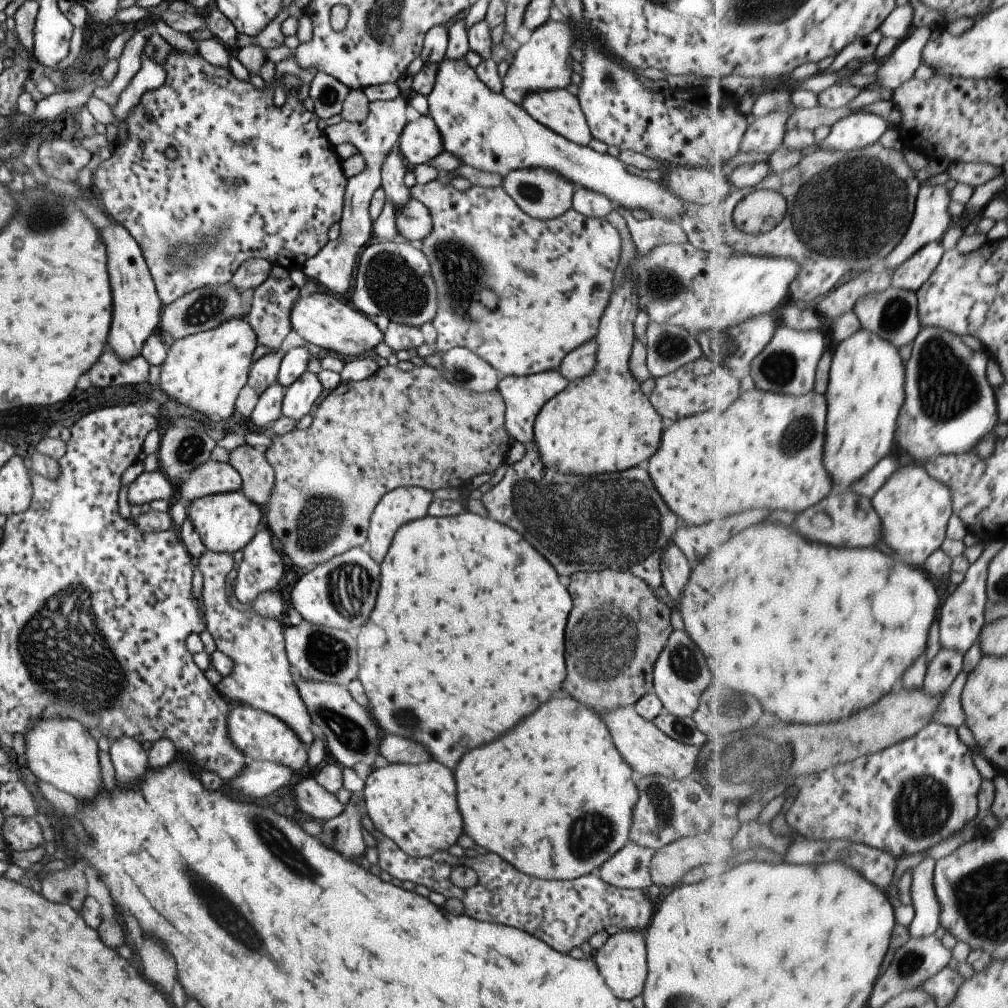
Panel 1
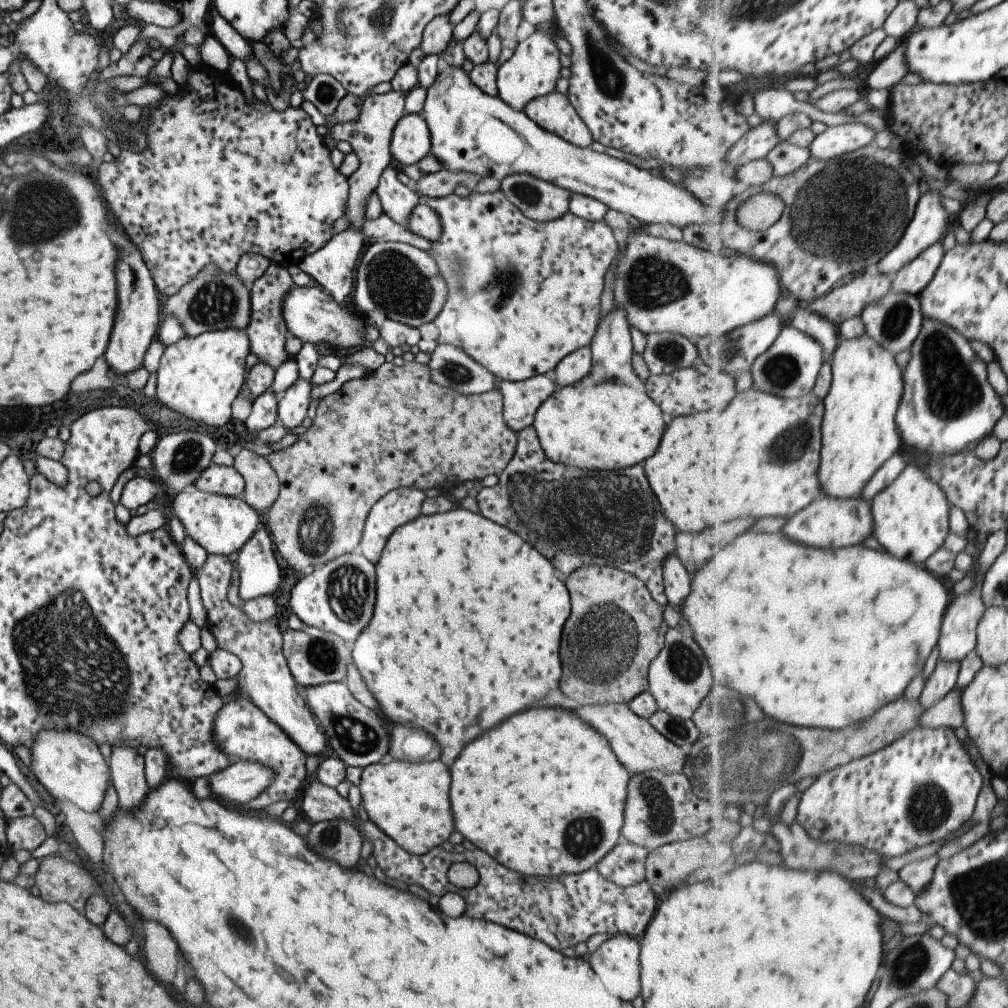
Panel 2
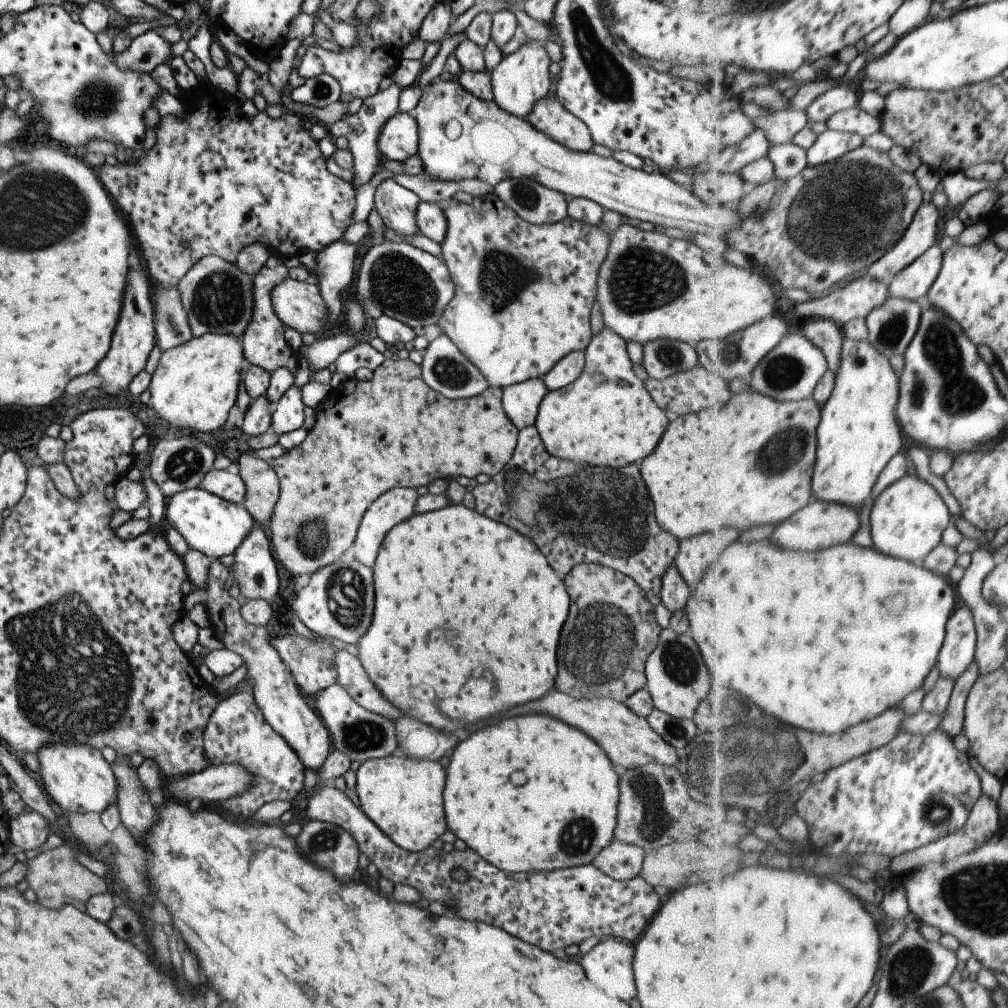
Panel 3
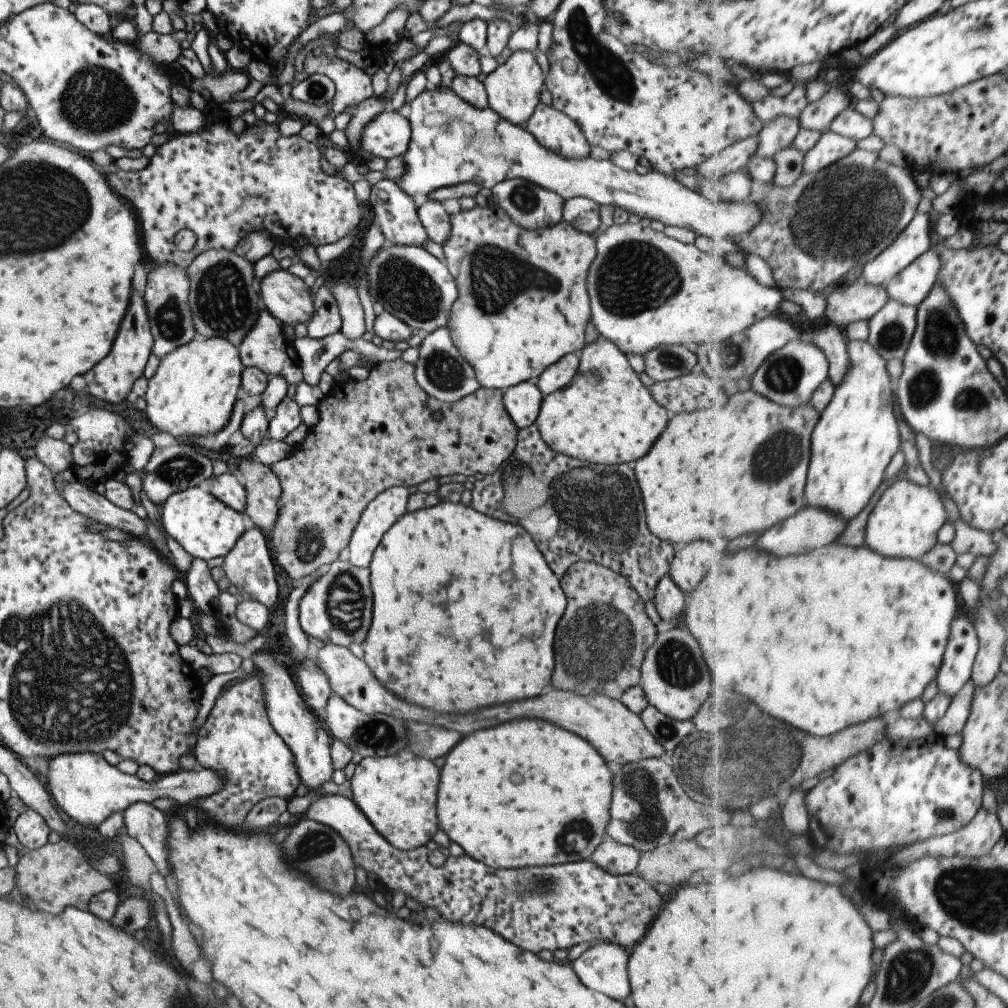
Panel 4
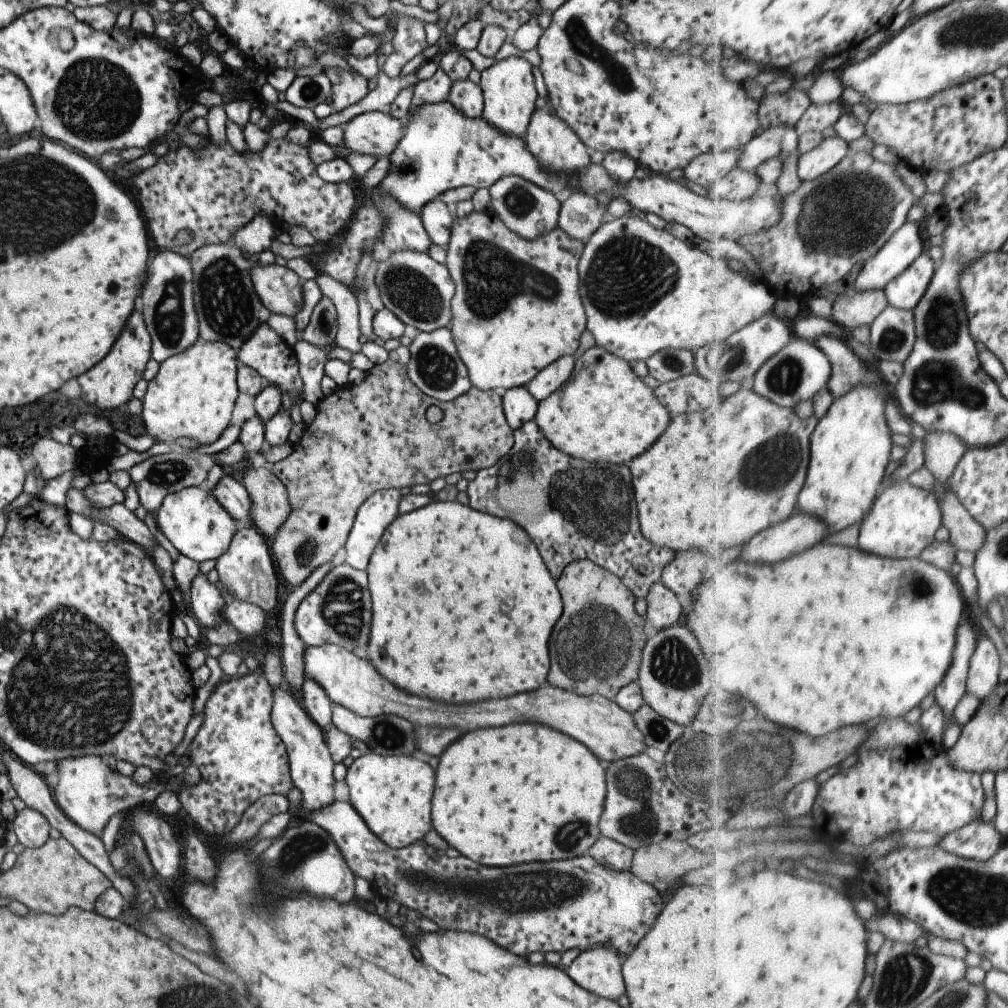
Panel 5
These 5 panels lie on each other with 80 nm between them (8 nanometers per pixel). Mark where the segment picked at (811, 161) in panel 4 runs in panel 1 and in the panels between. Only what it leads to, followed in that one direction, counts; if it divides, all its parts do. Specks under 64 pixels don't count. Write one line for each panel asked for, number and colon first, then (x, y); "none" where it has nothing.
1: (859, 129)
2: (847, 137)
3: (830, 145)

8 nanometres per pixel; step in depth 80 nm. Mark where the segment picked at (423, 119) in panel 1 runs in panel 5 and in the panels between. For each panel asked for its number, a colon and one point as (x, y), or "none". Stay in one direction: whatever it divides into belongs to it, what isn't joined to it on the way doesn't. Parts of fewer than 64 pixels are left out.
2: (410, 141)
3: (398, 140)
4: (387, 135)
5: (377, 133)

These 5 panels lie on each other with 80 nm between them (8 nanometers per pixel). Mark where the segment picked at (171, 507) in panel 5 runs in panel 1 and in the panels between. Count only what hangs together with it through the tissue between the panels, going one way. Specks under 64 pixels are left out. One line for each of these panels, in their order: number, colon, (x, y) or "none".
1: (225, 522)
2: (220, 524)
3: (209, 524)
4: (204, 527)

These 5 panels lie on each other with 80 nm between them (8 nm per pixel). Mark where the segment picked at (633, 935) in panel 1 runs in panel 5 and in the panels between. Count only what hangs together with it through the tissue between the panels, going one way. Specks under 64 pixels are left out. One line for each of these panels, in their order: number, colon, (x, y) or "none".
2: (615, 962)
3: (608, 964)
4: (602, 967)
5: (598, 969)

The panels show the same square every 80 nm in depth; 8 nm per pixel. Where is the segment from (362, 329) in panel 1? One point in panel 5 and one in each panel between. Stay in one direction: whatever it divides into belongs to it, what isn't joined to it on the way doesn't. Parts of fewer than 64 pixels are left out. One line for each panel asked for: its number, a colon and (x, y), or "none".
2: (310, 314)
3: (298, 305)
4: (286, 297)
5: (279, 290)

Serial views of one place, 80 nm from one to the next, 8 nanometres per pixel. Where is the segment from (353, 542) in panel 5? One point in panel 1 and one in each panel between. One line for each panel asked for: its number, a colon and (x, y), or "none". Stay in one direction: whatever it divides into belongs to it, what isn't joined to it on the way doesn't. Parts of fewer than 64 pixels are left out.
1: (401, 505)
2: (398, 506)
3: (393, 506)
4: (381, 512)

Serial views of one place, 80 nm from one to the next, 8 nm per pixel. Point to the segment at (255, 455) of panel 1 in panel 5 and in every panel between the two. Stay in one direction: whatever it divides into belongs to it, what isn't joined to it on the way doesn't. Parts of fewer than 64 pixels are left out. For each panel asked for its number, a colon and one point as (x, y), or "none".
2: (261, 485)
3: (261, 489)
4: (262, 488)
5: (269, 507)

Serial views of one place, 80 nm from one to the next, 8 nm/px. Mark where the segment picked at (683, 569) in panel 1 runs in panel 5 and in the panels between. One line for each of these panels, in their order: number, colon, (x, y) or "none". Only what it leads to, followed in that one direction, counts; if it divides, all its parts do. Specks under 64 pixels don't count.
2: (676, 581)
3: (673, 592)
4: (669, 600)
5: (664, 608)

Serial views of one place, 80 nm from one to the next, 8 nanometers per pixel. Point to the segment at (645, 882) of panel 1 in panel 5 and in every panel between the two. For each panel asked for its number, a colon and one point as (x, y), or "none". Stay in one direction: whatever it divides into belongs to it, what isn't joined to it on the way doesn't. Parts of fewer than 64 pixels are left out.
2: (623, 865)
3: (620, 861)
4: (610, 856)
5: (605, 851)

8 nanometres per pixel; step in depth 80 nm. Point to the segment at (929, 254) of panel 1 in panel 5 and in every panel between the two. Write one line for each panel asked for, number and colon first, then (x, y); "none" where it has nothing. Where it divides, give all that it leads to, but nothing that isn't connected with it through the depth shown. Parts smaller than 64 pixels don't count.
2: (913, 278)
3: (914, 283)
4: (912, 286)
5: (907, 290)

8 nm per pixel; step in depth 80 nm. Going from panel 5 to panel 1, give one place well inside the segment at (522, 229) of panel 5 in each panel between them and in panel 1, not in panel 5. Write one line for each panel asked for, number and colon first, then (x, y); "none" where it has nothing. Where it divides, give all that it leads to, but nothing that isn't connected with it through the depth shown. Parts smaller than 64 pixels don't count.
1: (542, 194)
2: (539, 200)
3: (537, 204)
4: (531, 207)

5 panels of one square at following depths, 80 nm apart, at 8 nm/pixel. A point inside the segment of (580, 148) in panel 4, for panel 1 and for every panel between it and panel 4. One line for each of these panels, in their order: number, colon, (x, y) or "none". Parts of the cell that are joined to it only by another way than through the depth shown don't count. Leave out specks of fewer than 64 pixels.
1: (557, 109)
2: (552, 112)
3: (547, 115)

